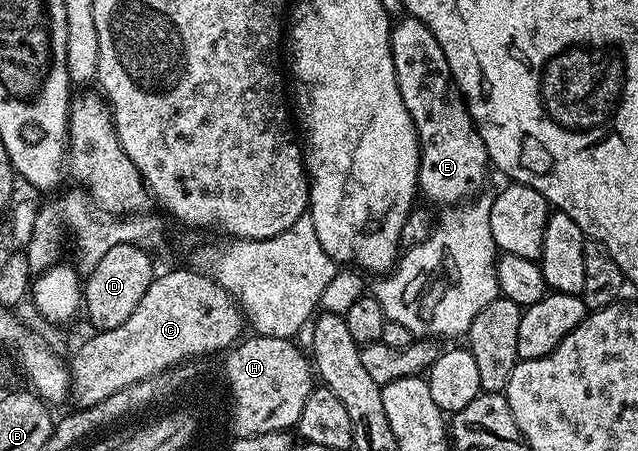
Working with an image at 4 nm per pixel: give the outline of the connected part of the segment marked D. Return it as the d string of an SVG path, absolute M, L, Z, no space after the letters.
M117 244L111 251L104 253L103 260L84 279L83 314L89 317L94 331L119 328L119 324L123 324L127 316L139 308L139 300L143 300L155 277L153 262L149 258L152 258L150 251L145 250L141 244Z

